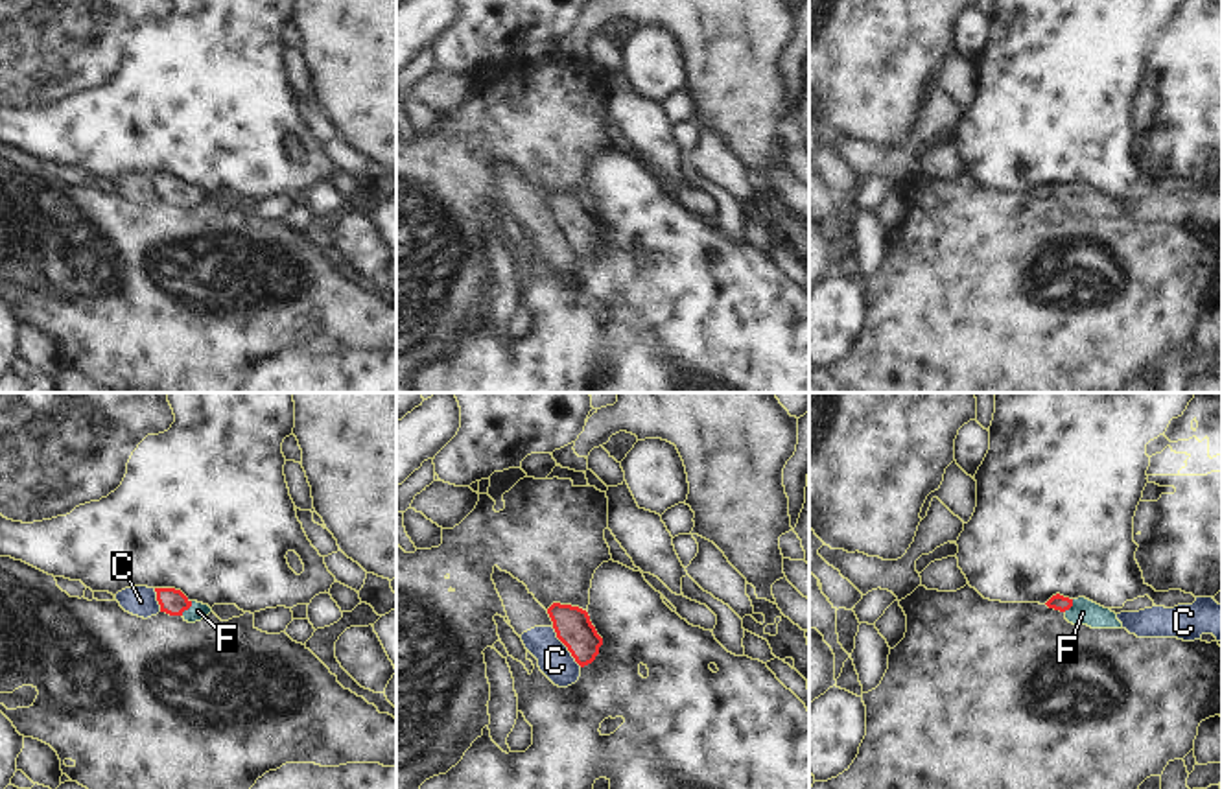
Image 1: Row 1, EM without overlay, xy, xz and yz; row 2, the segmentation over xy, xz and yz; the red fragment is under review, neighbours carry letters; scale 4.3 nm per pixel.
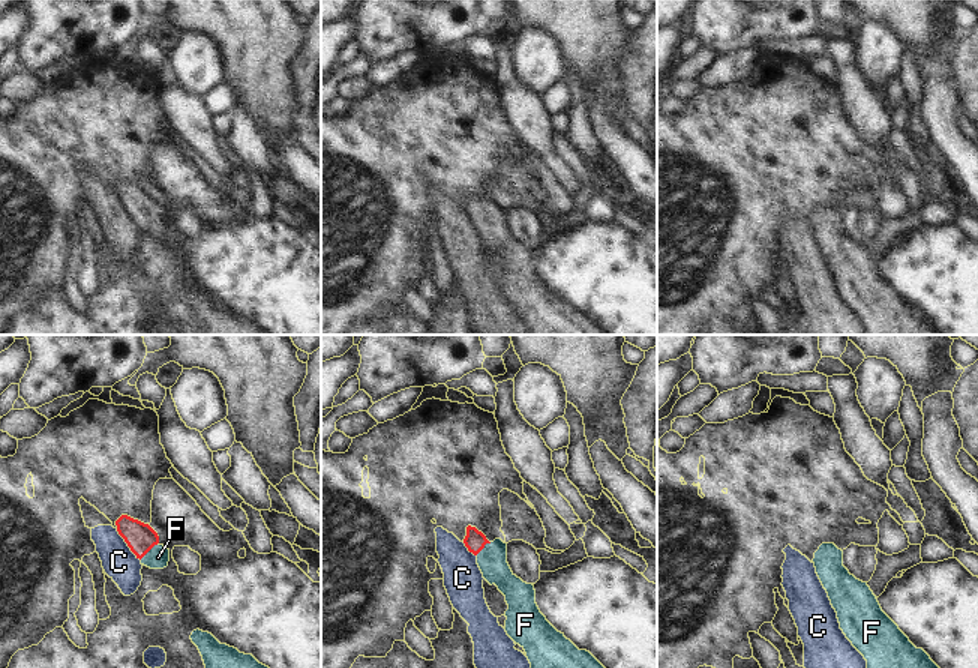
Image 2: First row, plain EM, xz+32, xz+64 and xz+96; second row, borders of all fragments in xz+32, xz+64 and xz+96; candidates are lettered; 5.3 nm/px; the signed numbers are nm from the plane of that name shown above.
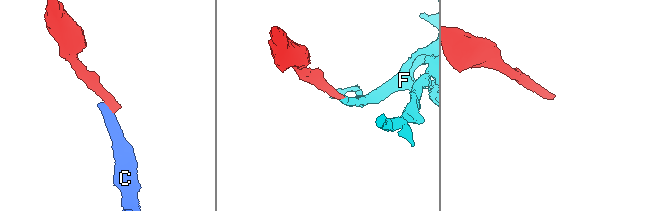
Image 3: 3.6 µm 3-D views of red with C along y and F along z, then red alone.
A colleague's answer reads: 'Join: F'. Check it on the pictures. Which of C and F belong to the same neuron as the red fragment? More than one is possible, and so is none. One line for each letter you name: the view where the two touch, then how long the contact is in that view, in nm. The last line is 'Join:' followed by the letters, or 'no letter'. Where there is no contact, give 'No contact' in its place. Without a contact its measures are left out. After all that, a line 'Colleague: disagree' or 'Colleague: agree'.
F: Touches red in xy. Shared border 80 nm
Join: F
Colleague: agree

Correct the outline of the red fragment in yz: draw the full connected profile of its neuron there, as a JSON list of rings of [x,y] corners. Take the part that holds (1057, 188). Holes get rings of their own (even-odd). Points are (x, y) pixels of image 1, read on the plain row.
[[[1056,181],[1045,192],[1049,195],[1063,199],[1065,206],[1073,212],[1087,212],[1091,216],[1121,216],[1122,214],[1115,199],[1086,184],[1069,186]]]

